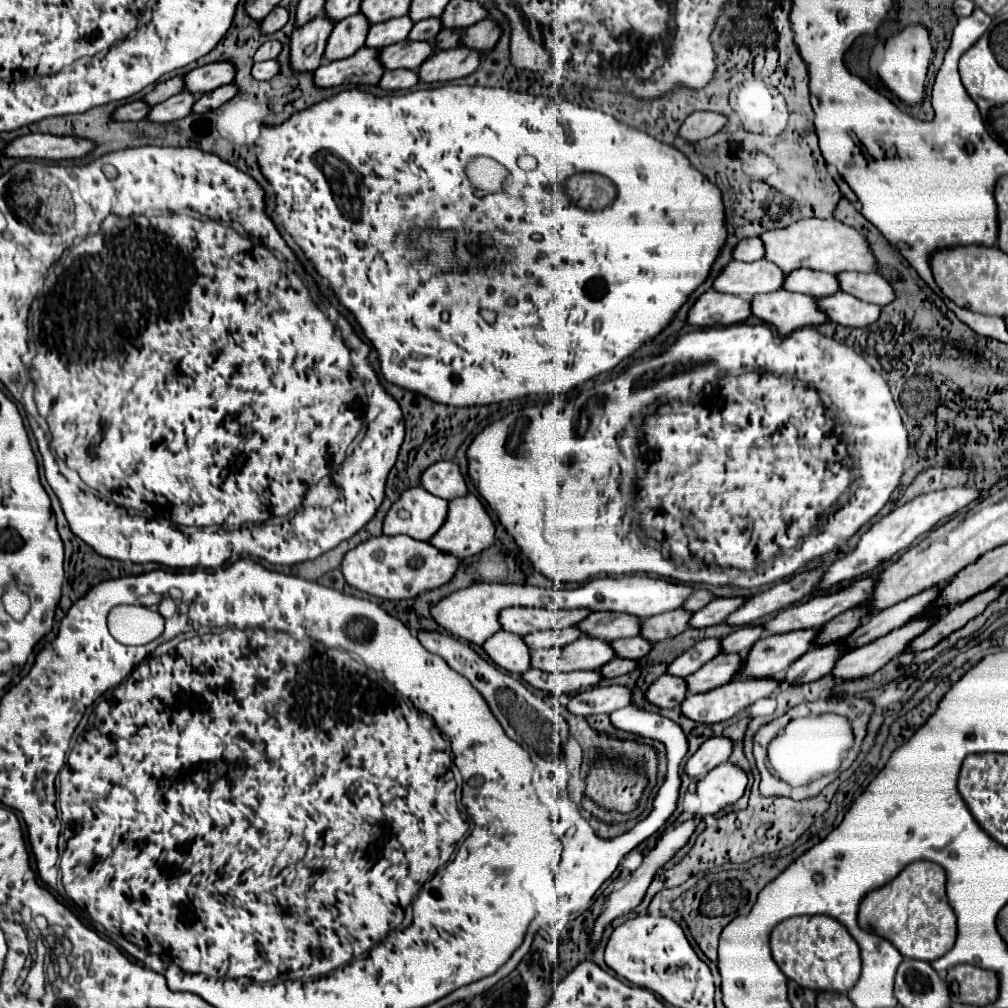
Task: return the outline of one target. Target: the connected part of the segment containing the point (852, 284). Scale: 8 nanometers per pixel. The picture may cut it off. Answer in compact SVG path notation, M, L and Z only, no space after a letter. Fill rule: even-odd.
M840 272L838 282L844 292L858 296L864 302L878 304L878 306L886 306L896 298L888 280L884 280L884 276L880 276L876 272L872 272L872 274Z

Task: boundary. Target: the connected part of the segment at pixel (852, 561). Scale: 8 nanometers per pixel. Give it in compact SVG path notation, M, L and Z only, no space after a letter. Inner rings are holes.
M956 486L956 488L946 488L946 490L936 490L936 492L928 492L928 494L922 494L910 502L906 502L904 506L892 510L888 516L884 516L880 522L876 522L866 534L862 534L858 546L854 552L842 556L840 560L832 562L832 566L826 570L826 576L824 580L820 582L818 590L826 590L830 586L836 586L838 582L844 582L844 580L854 580L854 578L860 578L864 574L870 574L880 562L892 558L896 552L900 550L906 550L910 548L910 544L926 534L928 530L932 530L932 526L938 522L938 520L944 520L944 518L950 518L952 514L956 514L958 510L966 508L970 502L976 502L978 498L982 496L982 490L978 488L968 488L968 486Z

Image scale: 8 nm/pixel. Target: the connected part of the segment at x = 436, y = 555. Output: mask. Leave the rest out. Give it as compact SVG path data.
M398 534L370 538L350 550L342 560L342 574L350 586L356 586L366 594L378 596L382 600L406 600L416 598L424 590L434 590L450 582L458 566L458 556L448 556L438 548L432 548L430 542L420 542Z

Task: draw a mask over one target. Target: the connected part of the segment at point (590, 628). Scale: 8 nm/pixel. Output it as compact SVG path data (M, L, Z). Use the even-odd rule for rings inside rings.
M592 612L578 628L582 628L586 636L612 642L640 634L640 616L624 616L624 612Z

